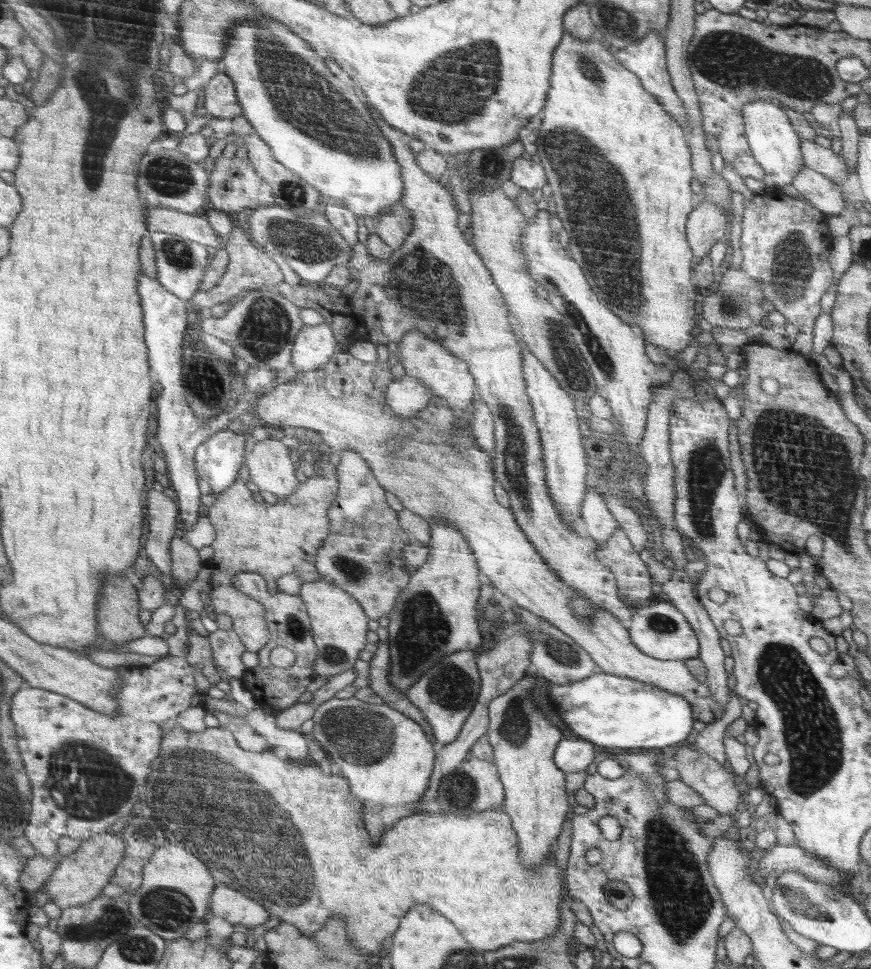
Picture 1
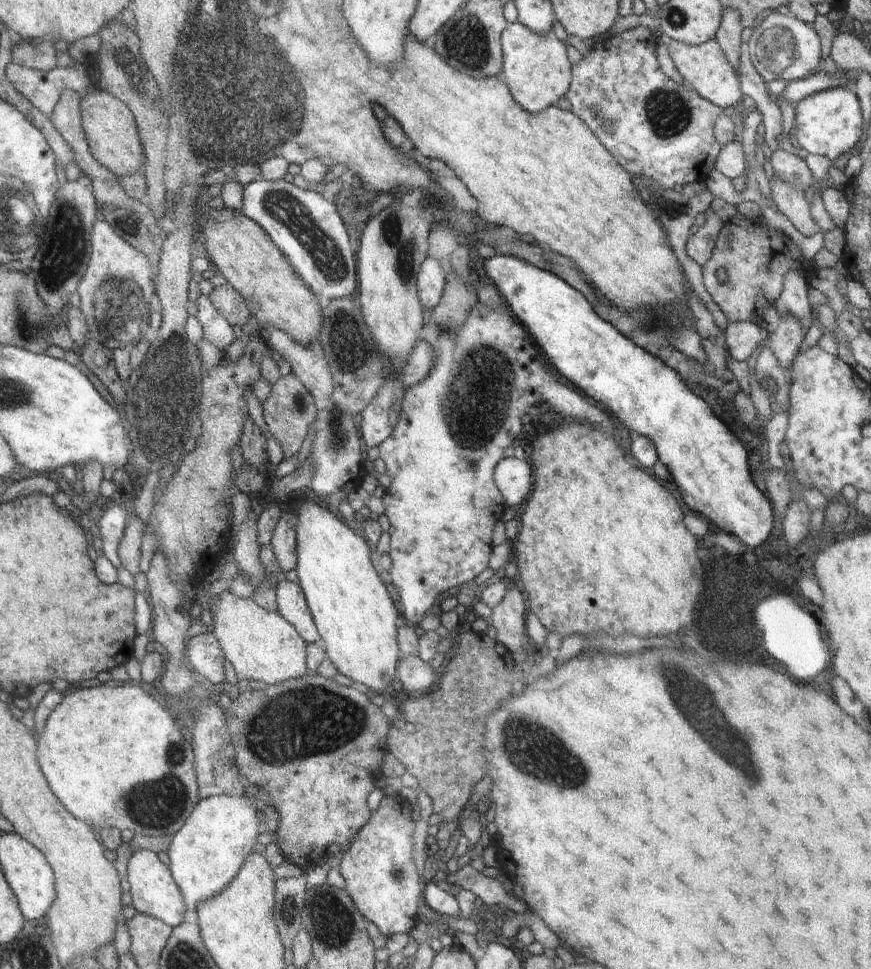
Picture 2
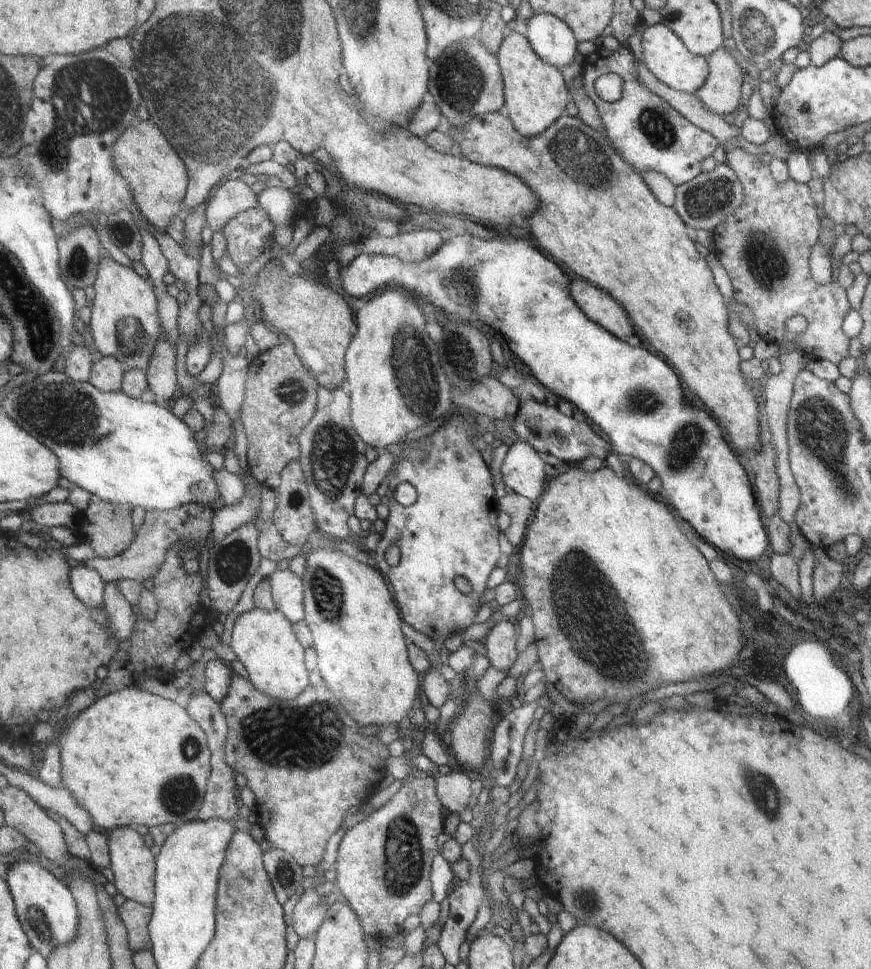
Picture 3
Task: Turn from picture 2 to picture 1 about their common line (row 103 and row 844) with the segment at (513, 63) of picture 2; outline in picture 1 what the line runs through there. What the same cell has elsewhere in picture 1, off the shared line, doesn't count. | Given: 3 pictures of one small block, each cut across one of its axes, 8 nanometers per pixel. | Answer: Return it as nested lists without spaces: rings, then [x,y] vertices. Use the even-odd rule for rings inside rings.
[[[529,669],[510,690],[494,697],[489,704],[489,725],[485,732],[493,748],[493,762],[499,768],[503,789],[506,791],[503,810],[507,812],[514,826],[518,844],[520,844],[520,858],[524,860],[524,867],[530,871],[540,869],[541,865],[548,861],[548,854],[554,851],[554,844],[557,844],[556,838],[562,832],[562,824],[566,822],[566,814],[570,808],[566,786],[564,786],[564,771],[554,766],[554,750],[562,740],[560,730],[554,724],[550,724],[538,710],[534,710],[534,704],[528,700],[528,694],[526,694],[536,684],[536,677]]]

